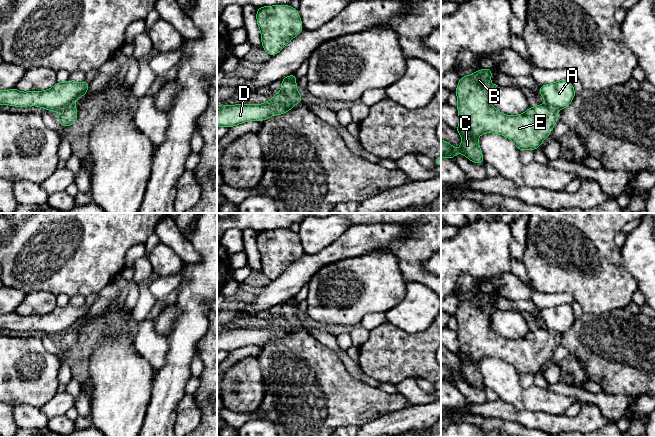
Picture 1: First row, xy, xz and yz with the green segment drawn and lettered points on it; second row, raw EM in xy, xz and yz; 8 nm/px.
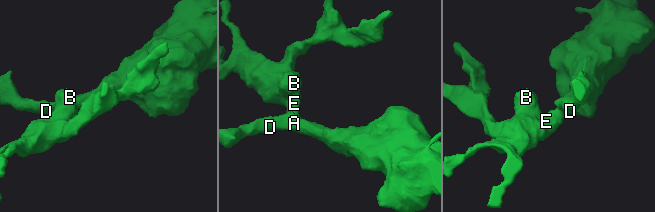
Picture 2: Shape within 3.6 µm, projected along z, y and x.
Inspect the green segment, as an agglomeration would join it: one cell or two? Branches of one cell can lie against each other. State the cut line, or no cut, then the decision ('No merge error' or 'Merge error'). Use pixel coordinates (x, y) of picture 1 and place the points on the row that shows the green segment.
Split along xz (279, 93), (292, 105). Merge error

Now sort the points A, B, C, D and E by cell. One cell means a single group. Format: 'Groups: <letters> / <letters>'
Groups: A D / B C E

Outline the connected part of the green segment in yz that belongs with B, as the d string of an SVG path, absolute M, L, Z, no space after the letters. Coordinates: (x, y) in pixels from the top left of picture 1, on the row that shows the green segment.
M482 68L471 75L460 77L455 89L459 115L459 124L455 130L460 135L461 147L456 149L452 144L441 139L441 157L454 159L458 151L473 163L485 164L478 142L478 137L482 134L493 133L503 135L510 139L519 151L535 151L541 147L542 142L552 133L554 125L559 120L556 110L552 107L538 104L535 107L529 107L523 114L513 116L505 115L493 107L490 97L492 91L498 85L490 82L492 73L492 69Z

